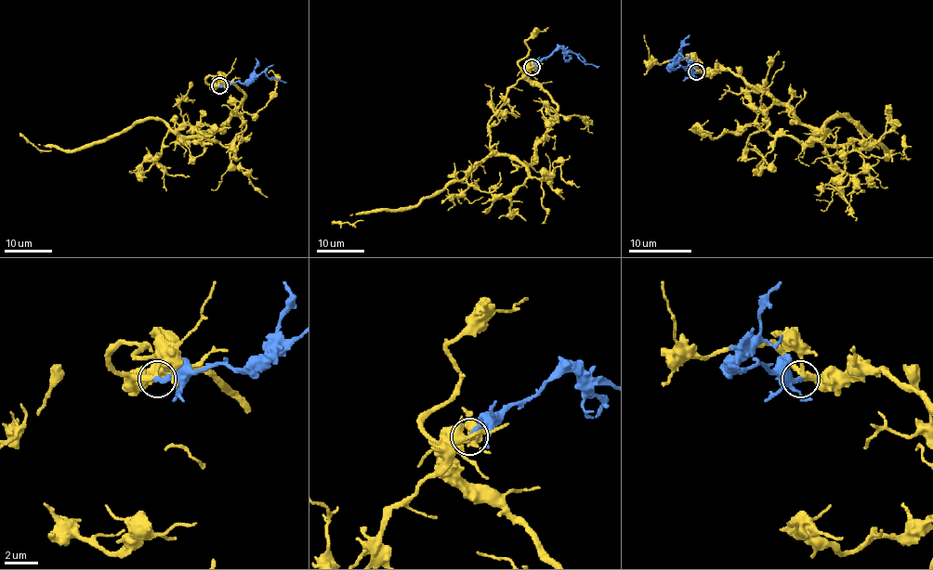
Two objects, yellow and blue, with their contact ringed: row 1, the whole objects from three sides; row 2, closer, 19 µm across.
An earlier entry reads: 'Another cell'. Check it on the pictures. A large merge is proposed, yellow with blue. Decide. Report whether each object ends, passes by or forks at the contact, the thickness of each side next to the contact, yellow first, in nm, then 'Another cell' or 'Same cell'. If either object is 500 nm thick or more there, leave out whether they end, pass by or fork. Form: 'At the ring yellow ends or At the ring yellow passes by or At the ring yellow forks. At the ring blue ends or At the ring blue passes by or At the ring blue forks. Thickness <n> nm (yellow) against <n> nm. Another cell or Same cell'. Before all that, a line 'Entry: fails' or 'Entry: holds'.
Entry: fails
At the ring yellow passes by. At the ring blue ends. Thickness 220 nm (yellow) against 320 nm. Same cell

